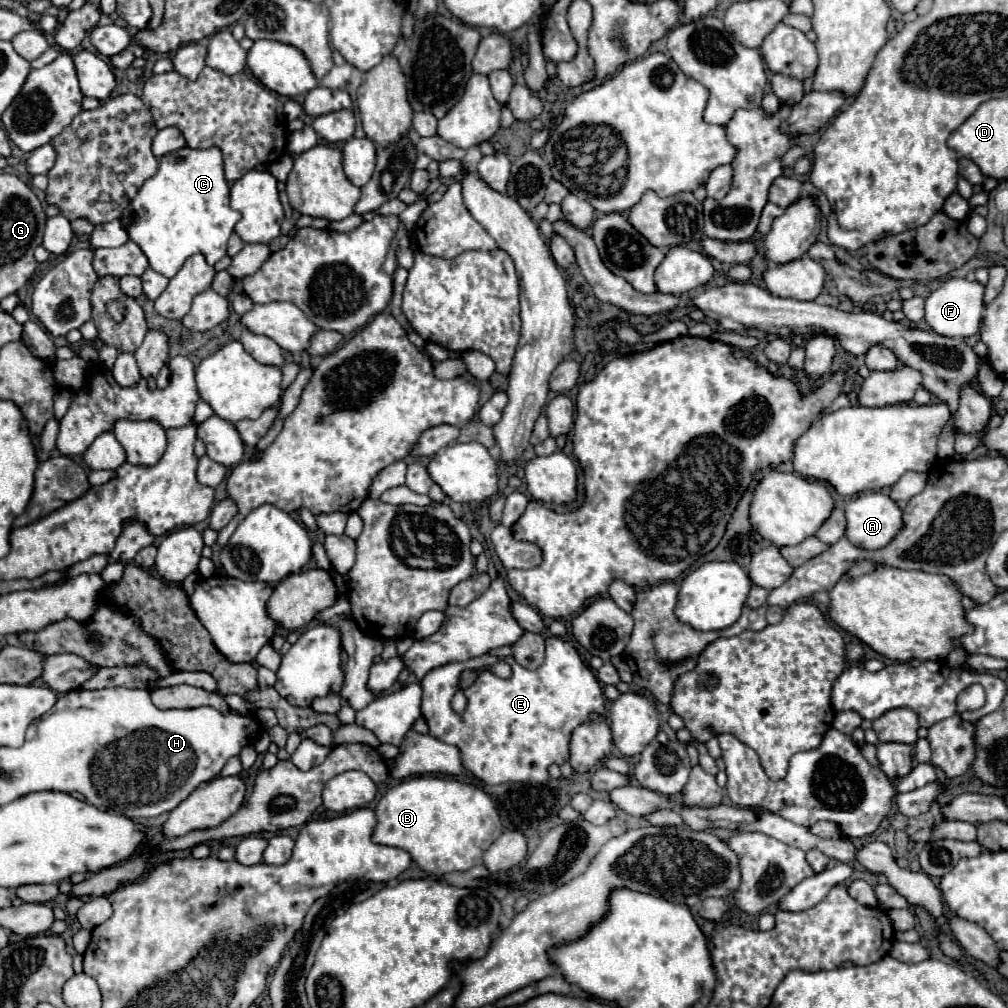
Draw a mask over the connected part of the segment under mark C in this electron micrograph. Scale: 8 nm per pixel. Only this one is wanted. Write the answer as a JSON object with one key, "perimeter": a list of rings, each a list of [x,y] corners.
{"perimeter":[[[182,147],[160,157],[158,171],[150,177],[130,205],[122,211],[120,223],[146,255],[150,267],[168,279],[178,273],[182,263],[202,253],[208,265],[226,255],[226,243],[240,213],[230,209],[230,187],[224,179],[222,151]]]}

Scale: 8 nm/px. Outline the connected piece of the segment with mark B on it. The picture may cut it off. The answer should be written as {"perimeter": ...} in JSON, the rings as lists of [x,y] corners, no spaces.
{"perimeter":[[[412,777],[388,789],[376,803],[376,827],[372,831],[372,841],[388,847],[398,847],[410,853],[412,861],[420,865],[422,871],[432,875],[444,875],[452,871],[466,871],[474,865],[482,865],[482,853],[502,835],[504,827],[494,801],[478,787],[460,783],[456,779],[440,777]]]}

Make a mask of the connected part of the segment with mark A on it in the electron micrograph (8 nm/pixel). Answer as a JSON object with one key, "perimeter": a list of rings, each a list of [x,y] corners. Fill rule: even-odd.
{"perimeter":[[[862,493],[846,503],[846,539],[860,549],[882,549],[902,529],[902,511],[882,493]]]}

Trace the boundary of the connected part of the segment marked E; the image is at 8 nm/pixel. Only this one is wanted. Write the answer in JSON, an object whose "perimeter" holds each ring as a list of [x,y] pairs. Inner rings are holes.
{"perimeter":[[[560,637],[546,639],[544,663],[538,669],[526,669],[512,657],[504,661],[512,667],[512,677],[500,679],[490,673],[490,665],[502,661],[492,655],[474,657],[470,661],[442,665],[432,669],[422,681],[422,715],[430,727],[430,735],[456,745],[462,751],[464,767],[480,781],[498,785],[504,781],[544,783],[548,765],[568,761],[570,733],[588,719],[590,713],[604,713],[604,693],[594,673],[582,663],[578,651]],[[464,669],[482,669],[478,681],[464,691],[468,705],[464,713],[456,713],[450,705],[458,691],[458,679]]]}

